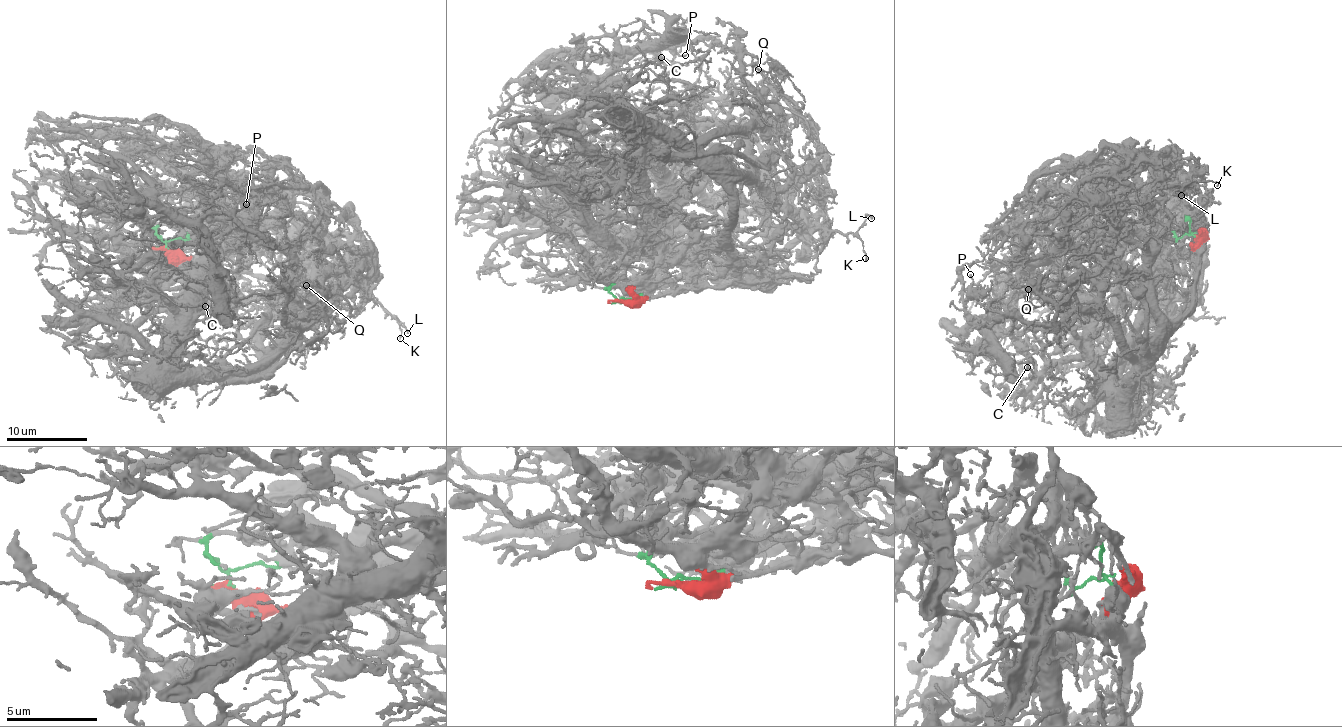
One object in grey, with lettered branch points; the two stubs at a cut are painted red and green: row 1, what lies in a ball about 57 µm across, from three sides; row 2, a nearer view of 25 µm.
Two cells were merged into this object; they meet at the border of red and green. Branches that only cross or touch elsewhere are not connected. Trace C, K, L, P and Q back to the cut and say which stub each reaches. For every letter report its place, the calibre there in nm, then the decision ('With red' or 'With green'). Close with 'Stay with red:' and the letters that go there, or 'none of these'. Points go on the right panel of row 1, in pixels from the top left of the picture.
C: Place: (1027, 367). Thickness 200 nm. With red
K: Place: (1217, 185). Thickness 140 nm. With green
L: Place: (1181, 195). Thickness 130 nm. With green
P: Place: (970, 274). Thickness 130 nm. With red
Q: Place: (1028, 289). Thickness 130 nm. With red
Stay with red: C, P, Q

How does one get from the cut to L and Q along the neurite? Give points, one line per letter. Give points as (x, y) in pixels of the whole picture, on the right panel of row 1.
L: (1197, 237), (1188, 218), (1156, 228), (1158, 172), (1156, 154), (1146, 154), (1152, 178), (1181, 184), (1182, 195)
Q: (1197, 237), (1195, 255), (1167, 259), (1120, 387), (1134, 355), (1108, 320), (1073, 308), (1027, 322), (1028, 289)

